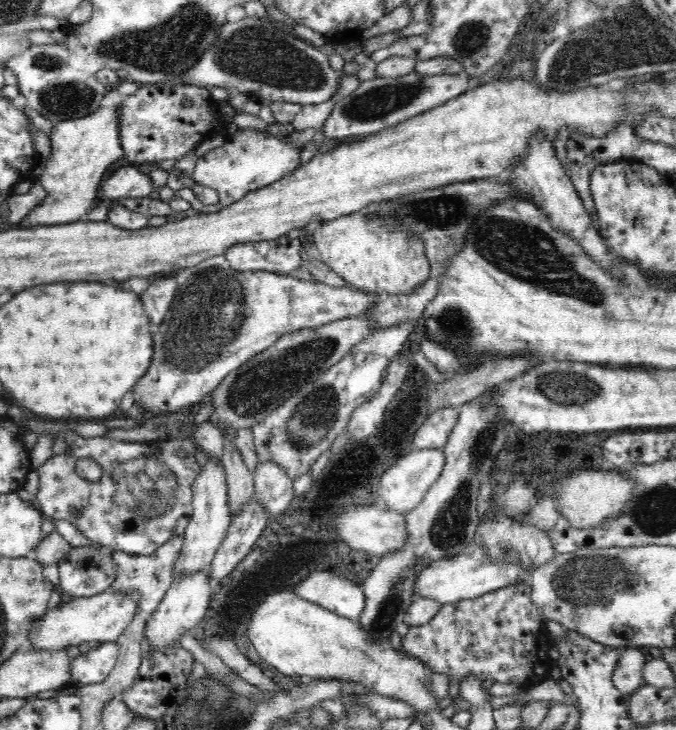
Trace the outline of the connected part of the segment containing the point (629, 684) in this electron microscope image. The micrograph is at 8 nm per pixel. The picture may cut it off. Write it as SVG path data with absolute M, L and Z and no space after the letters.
M627 646L620 649L618 664L613 672L614 687L622 695L633 694L644 686L642 668L648 658L648 650L641 647Z

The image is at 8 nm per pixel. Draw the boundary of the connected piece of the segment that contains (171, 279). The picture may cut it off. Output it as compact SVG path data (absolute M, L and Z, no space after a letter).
M170 275L152 279L151 286L142 293L146 314L150 316L150 332L156 334L178 290L177 276Z

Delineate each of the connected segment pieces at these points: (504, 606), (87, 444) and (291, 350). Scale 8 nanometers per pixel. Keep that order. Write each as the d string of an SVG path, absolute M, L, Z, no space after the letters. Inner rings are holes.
M527 580L478 598L442 605L430 622L409 627L402 638L402 651L423 662L432 672L456 678L458 682L473 674L478 680L516 684L525 689L546 680L555 664L548 635L545 620L531 601L531 585Z
M75 431L66 434L65 441L71 449L70 454L53 454L36 470L39 476L39 492L34 504L39 512L49 517L68 520L88 540L113 551L132 555L150 555L171 538L183 536L194 513L193 482L200 474L196 462L196 451L201 450L196 443L188 439L168 438L151 443L129 442L108 437L83 438ZM80 458L93 458L102 468L98 482L82 479L74 470Z
M364 312L352 318L336 320L318 328L304 328L288 332L269 347L262 355L244 363L230 372L213 391L207 400L212 402L214 413L212 421L223 424L225 428L251 428L262 422L273 410L276 410L290 393L298 388L317 381L326 370L342 358L359 342L366 340L375 329L373 320Z

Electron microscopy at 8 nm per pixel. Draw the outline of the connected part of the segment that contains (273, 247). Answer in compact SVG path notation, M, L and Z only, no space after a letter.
M288 236L232 246L226 252L226 264L239 272L267 272L290 275L301 266L301 247L304 243Z

